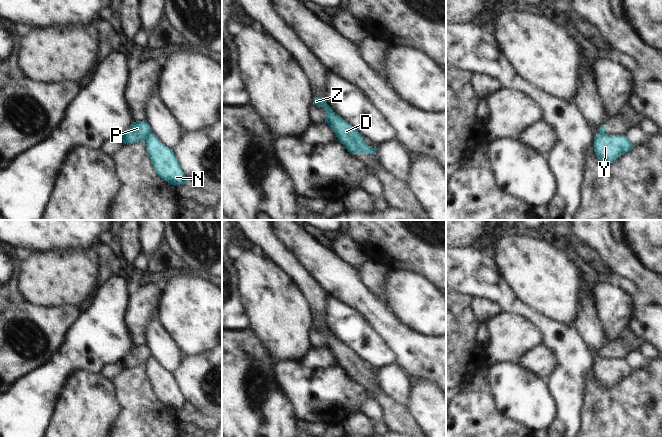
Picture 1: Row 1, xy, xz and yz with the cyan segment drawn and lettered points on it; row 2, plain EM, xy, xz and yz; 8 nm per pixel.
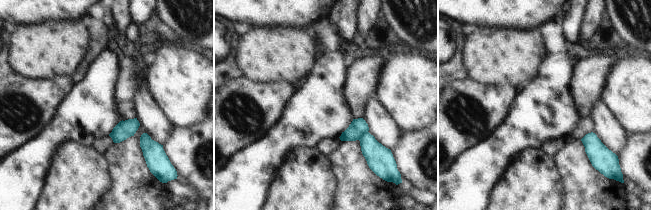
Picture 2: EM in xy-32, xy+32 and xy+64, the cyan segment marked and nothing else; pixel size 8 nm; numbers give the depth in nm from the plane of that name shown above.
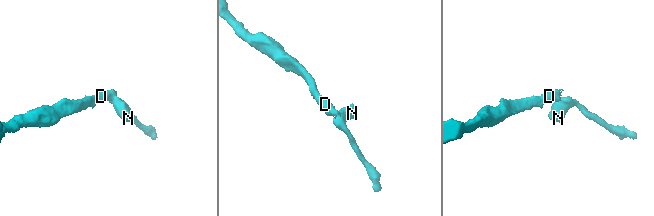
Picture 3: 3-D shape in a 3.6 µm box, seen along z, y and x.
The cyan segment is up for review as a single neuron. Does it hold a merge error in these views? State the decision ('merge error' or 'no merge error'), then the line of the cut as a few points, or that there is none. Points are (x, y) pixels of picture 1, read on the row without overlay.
merge error | xy (150, 356), (145, 362)

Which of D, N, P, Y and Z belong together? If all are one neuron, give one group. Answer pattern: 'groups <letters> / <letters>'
groups D P Z / N Y

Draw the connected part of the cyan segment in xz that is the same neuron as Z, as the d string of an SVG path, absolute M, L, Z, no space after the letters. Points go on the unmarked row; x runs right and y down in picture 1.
M314 321L313 328L318 332L324 331L326 333L325 346L331 351L339 366L345 370L348 376L352 378L376 378L376 375L363 365L364 361L352 349L333 336L325 321Z

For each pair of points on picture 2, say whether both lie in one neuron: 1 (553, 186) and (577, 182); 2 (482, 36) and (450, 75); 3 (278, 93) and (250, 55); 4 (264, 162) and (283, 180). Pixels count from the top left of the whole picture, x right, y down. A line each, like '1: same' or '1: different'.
1: different
2: different
3: different
4: different

